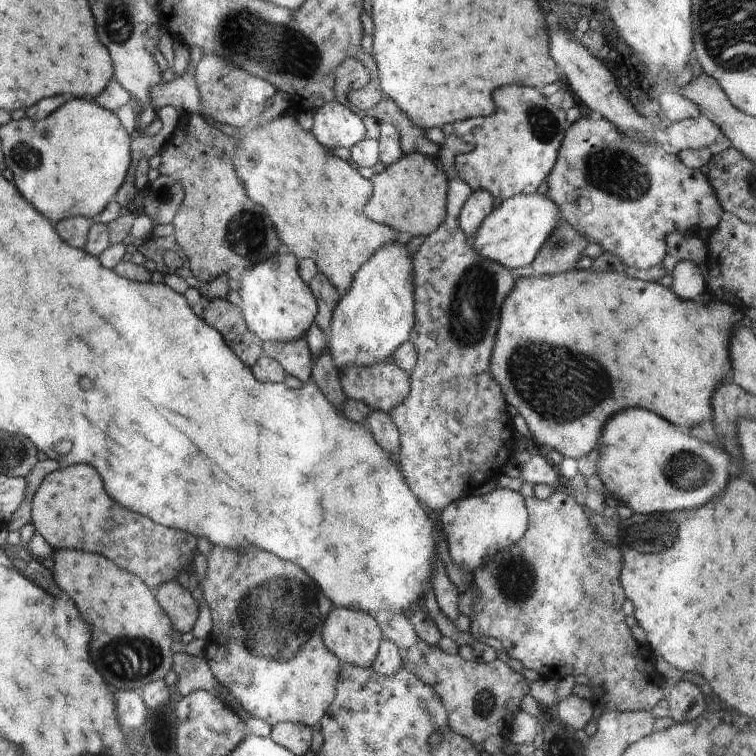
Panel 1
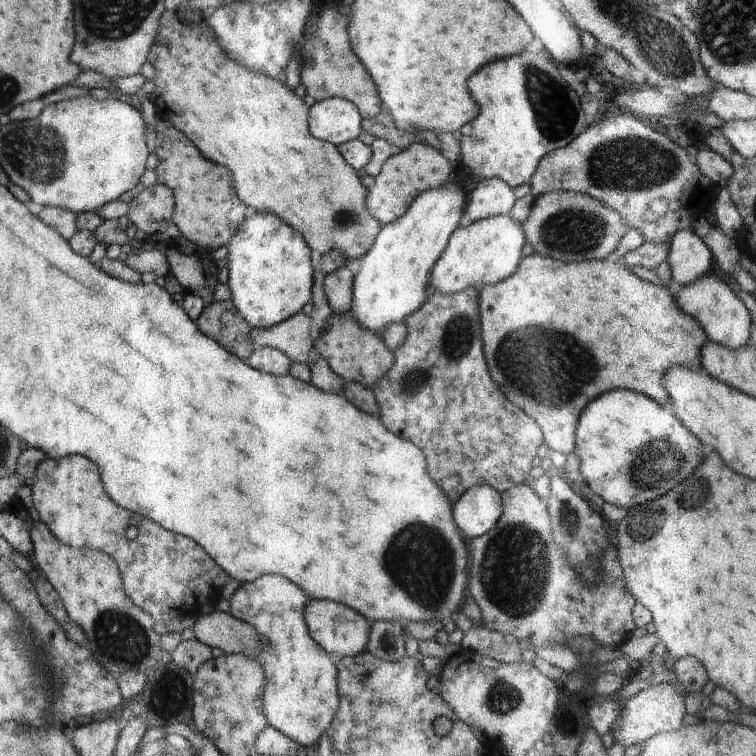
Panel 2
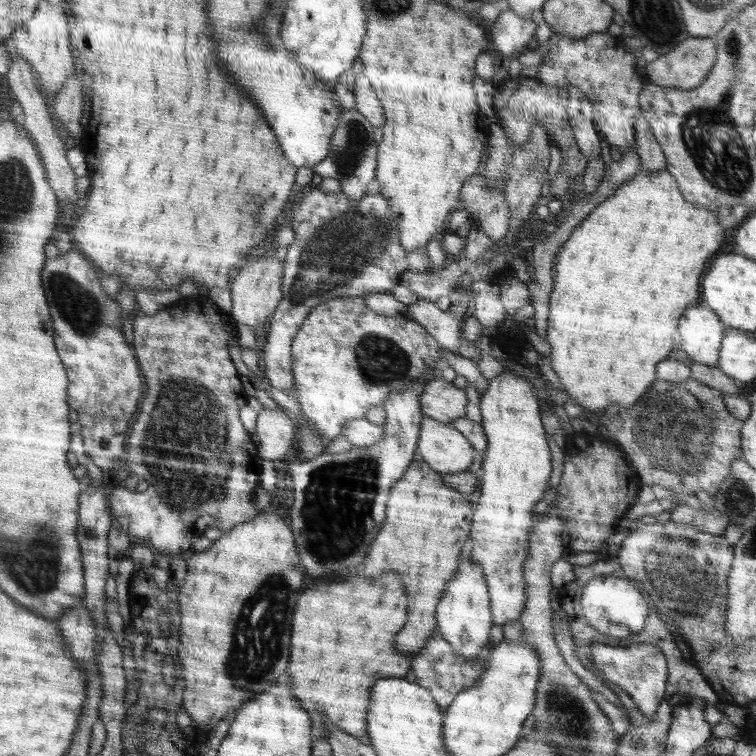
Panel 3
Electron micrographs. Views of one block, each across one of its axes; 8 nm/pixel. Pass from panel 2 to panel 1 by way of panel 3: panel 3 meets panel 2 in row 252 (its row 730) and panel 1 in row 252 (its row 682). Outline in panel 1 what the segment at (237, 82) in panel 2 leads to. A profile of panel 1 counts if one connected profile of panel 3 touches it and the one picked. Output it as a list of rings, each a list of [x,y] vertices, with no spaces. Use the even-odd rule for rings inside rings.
[[[285,112],[274,120],[254,124],[236,137],[240,142],[236,172],[248,198],[266,208],[280,242],[284,242],[296,258],[312,258],[312,262],[320,266],[320,274],[324,274],[337,291],[348,292],[356,270],[380,246],[384,248],[399,239],[396,230],[368,220],[362,212],[373,192],[373,183],[362,178],[348,162],[320,146],[311,132],[301,128],[296,112]]]

